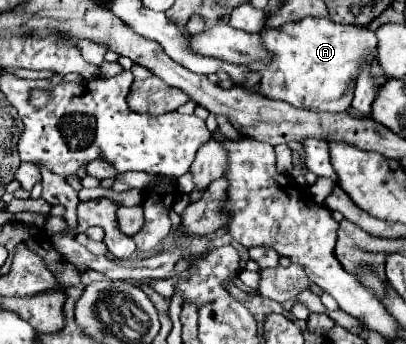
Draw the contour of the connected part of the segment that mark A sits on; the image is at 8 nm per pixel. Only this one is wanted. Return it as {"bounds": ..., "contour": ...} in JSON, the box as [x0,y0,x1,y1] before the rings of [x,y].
{"bounds":[250,18,386,112],"contour":[[[302,18],[298,22],[286,22],[280,28],[264,28],[260,32],[264,50],[270,52],[270,62],[252,62],[250,70],[260,76],[258,82],[258,94],[272,100],[284,100],[300,110],[310,112],[346,112],[352,96],[354,96],[354,82],[358,74],[360,58],[370,58],[374,64],[374,76],[378,78],[376,86],[380,86],[386,76],[382,74],[382,68],[376,60],[376,36],[368,28],[356,28],[350,24],[332,22],[330,18]]]}

